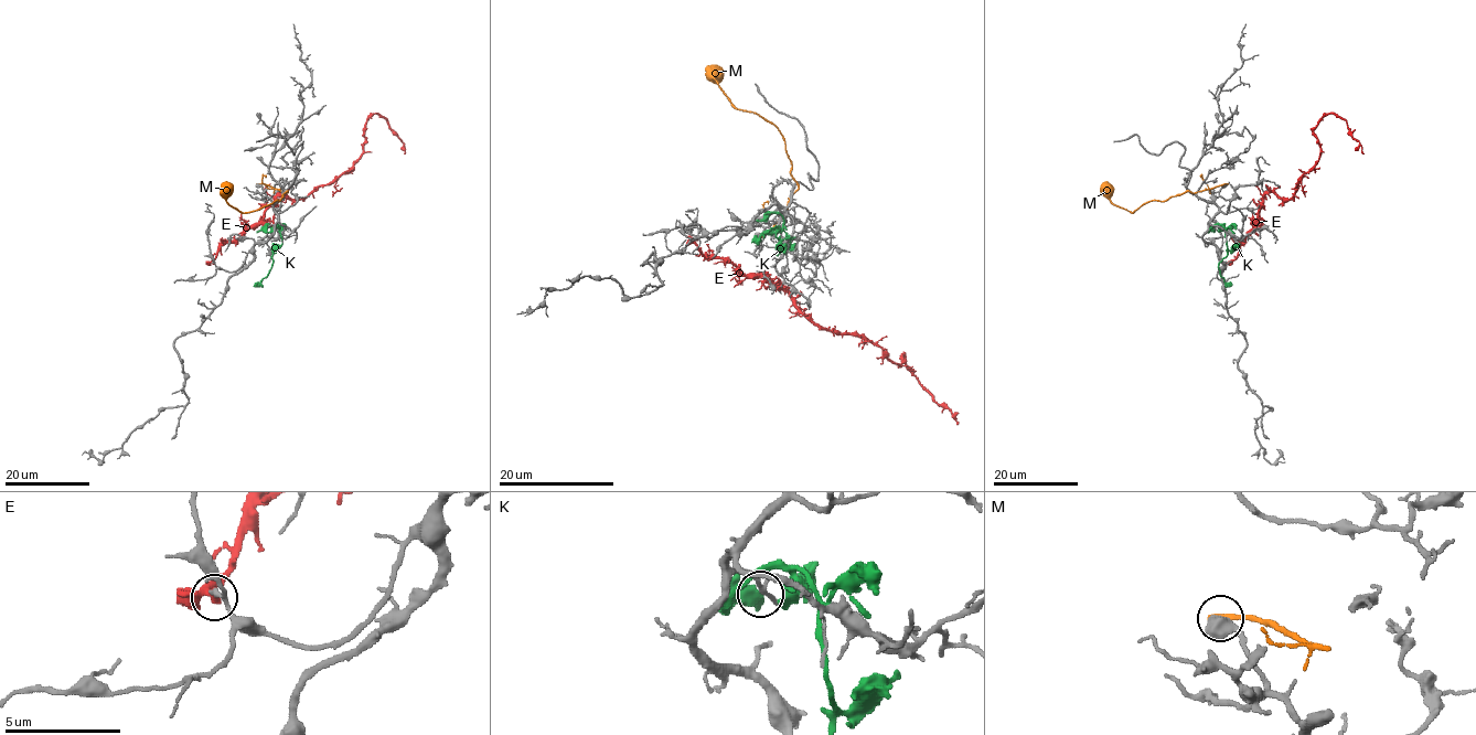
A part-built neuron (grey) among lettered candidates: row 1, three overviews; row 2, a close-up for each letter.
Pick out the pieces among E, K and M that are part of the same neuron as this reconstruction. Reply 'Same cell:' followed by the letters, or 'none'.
Same cell: none

